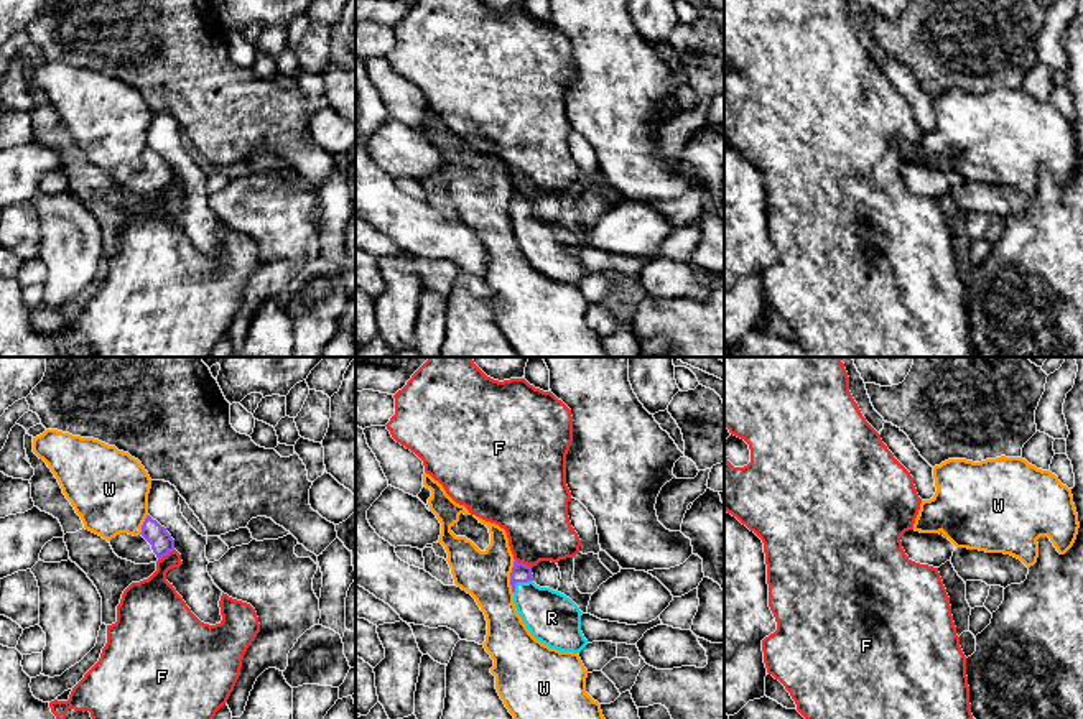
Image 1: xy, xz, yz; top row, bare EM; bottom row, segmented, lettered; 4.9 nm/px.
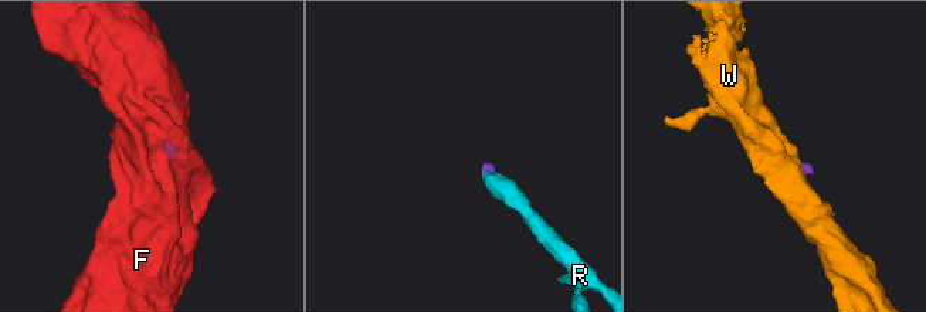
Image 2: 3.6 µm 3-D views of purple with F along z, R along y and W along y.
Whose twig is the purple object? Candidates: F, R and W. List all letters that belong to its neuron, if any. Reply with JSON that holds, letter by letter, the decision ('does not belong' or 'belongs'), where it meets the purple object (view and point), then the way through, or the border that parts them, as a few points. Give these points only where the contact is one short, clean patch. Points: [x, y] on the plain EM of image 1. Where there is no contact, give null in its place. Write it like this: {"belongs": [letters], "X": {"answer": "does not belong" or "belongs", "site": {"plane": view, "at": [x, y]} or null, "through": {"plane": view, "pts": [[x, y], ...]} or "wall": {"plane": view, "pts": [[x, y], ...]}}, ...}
{"belongs": ["R"], "F": {"answer": "does not belong", "site": {"plane": "xy", "at": [165, 186]}, "wall": {"plane": "xy", "pts": [[173, 180], [158, 191]]}}, "R": {"answer": "belongs", "site": {"plane": "xz", "at": [519, 213]}, "through": {"plane": "xz", "pts": [[520, 204], [519, 213], [552, 249]]}}, "W": {"answer": "does not belong", "site": {"plane": "xz", "at": [511, 208]}, "wall": {"plane": "xz", "pts": [[514, 191], [511, 204], [512, 224]]}}}

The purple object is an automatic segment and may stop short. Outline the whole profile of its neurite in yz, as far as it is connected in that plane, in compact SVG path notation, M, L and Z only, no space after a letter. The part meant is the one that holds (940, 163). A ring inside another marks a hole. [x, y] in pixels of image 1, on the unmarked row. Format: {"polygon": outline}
{"polygon": "M909 161L900 168L902 179L909 191L940 199L951 191L955 176L943 165L920 165Z"}

